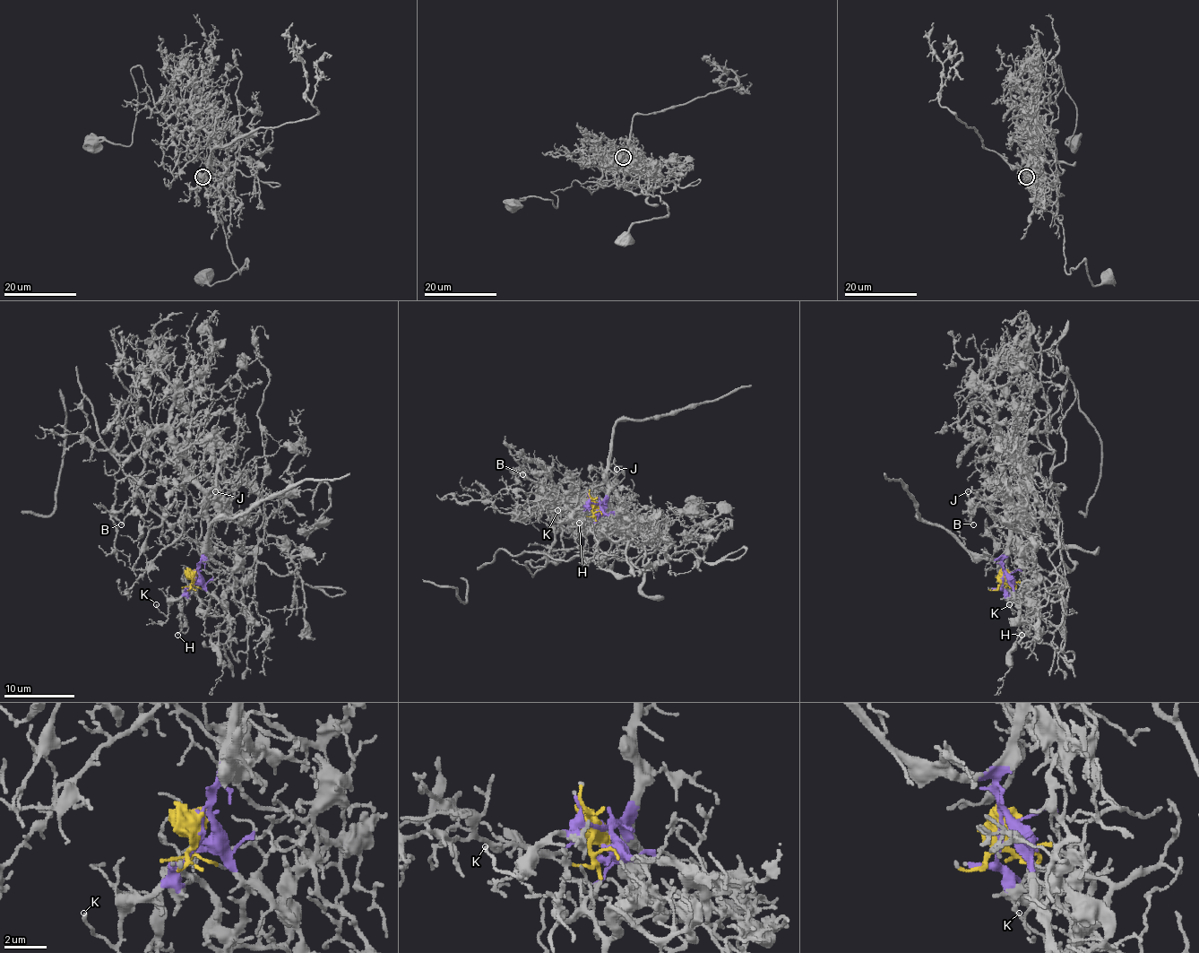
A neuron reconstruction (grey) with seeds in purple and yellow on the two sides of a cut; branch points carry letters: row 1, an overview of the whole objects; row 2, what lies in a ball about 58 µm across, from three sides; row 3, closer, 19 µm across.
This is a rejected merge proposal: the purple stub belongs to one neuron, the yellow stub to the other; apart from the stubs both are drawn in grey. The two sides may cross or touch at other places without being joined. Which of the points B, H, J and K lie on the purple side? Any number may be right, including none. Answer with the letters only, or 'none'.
B, J, K

